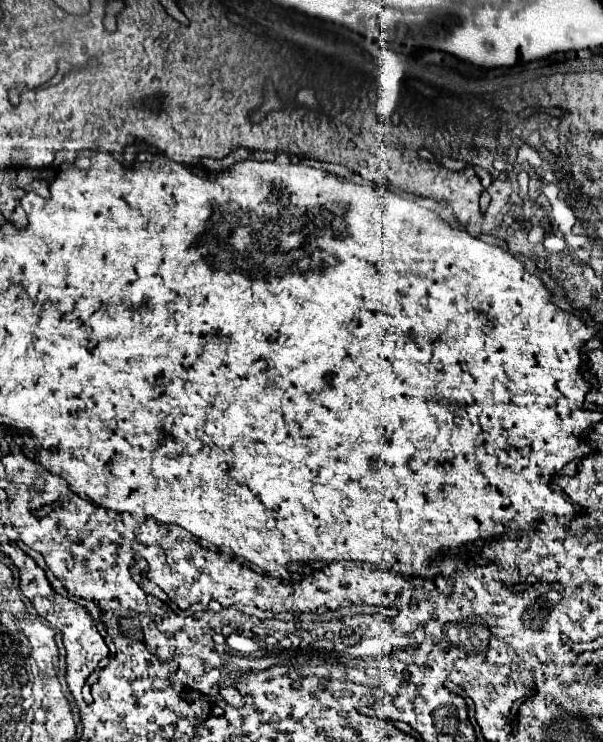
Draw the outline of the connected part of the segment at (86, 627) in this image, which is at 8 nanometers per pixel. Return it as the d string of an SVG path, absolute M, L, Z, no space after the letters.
M27 561L27 567L19 569L19 575L21 575L21 591L31 601L37 615L43 617L45 621L49 621L51 627L59 629L61 635L63 635L63 645L65 645L65 651L67 651L67 675L65 675L65 679L67 679L69 691L71 691L79 711L83 711L85 699L81 695L81 689L83 689L87 677L97 667L97 663L109 655L109 649L107 649L103 637L99 635L97 627L93 625L89 611L85 607L79 607L69 597L61 597L59 593L55 593L53 587L49 585L47 577L45 577L45 571L39 569L39 565L35 561Z

